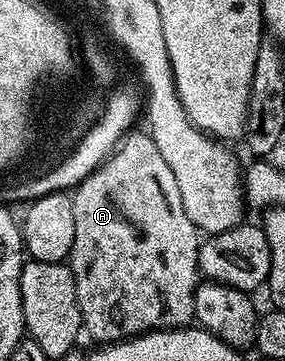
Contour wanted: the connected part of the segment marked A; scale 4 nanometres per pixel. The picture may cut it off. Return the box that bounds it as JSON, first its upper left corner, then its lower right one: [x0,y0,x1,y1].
[68,129,200,345]

